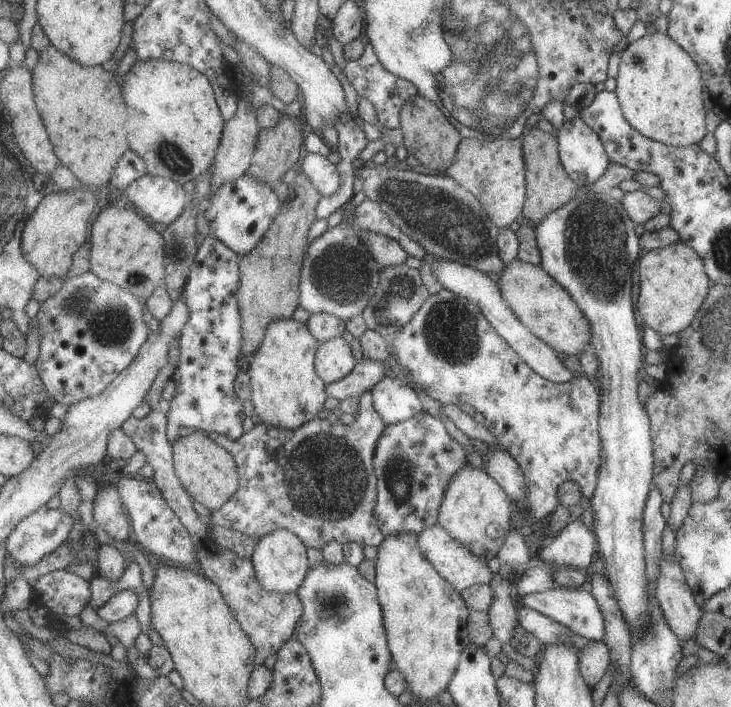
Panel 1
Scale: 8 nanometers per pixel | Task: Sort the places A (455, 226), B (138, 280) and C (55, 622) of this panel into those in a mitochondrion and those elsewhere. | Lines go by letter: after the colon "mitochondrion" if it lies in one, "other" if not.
A: mitochondrion
B: mitochondrion
C: other

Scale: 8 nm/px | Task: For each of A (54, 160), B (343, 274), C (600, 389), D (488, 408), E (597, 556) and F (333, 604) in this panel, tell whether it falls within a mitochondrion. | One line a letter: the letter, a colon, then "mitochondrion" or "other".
A: other
B: mitochondrion
C: other
D: other
E: other
F: mitochondrion

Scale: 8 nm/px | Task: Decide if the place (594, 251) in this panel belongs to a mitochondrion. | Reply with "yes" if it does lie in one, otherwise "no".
yes

